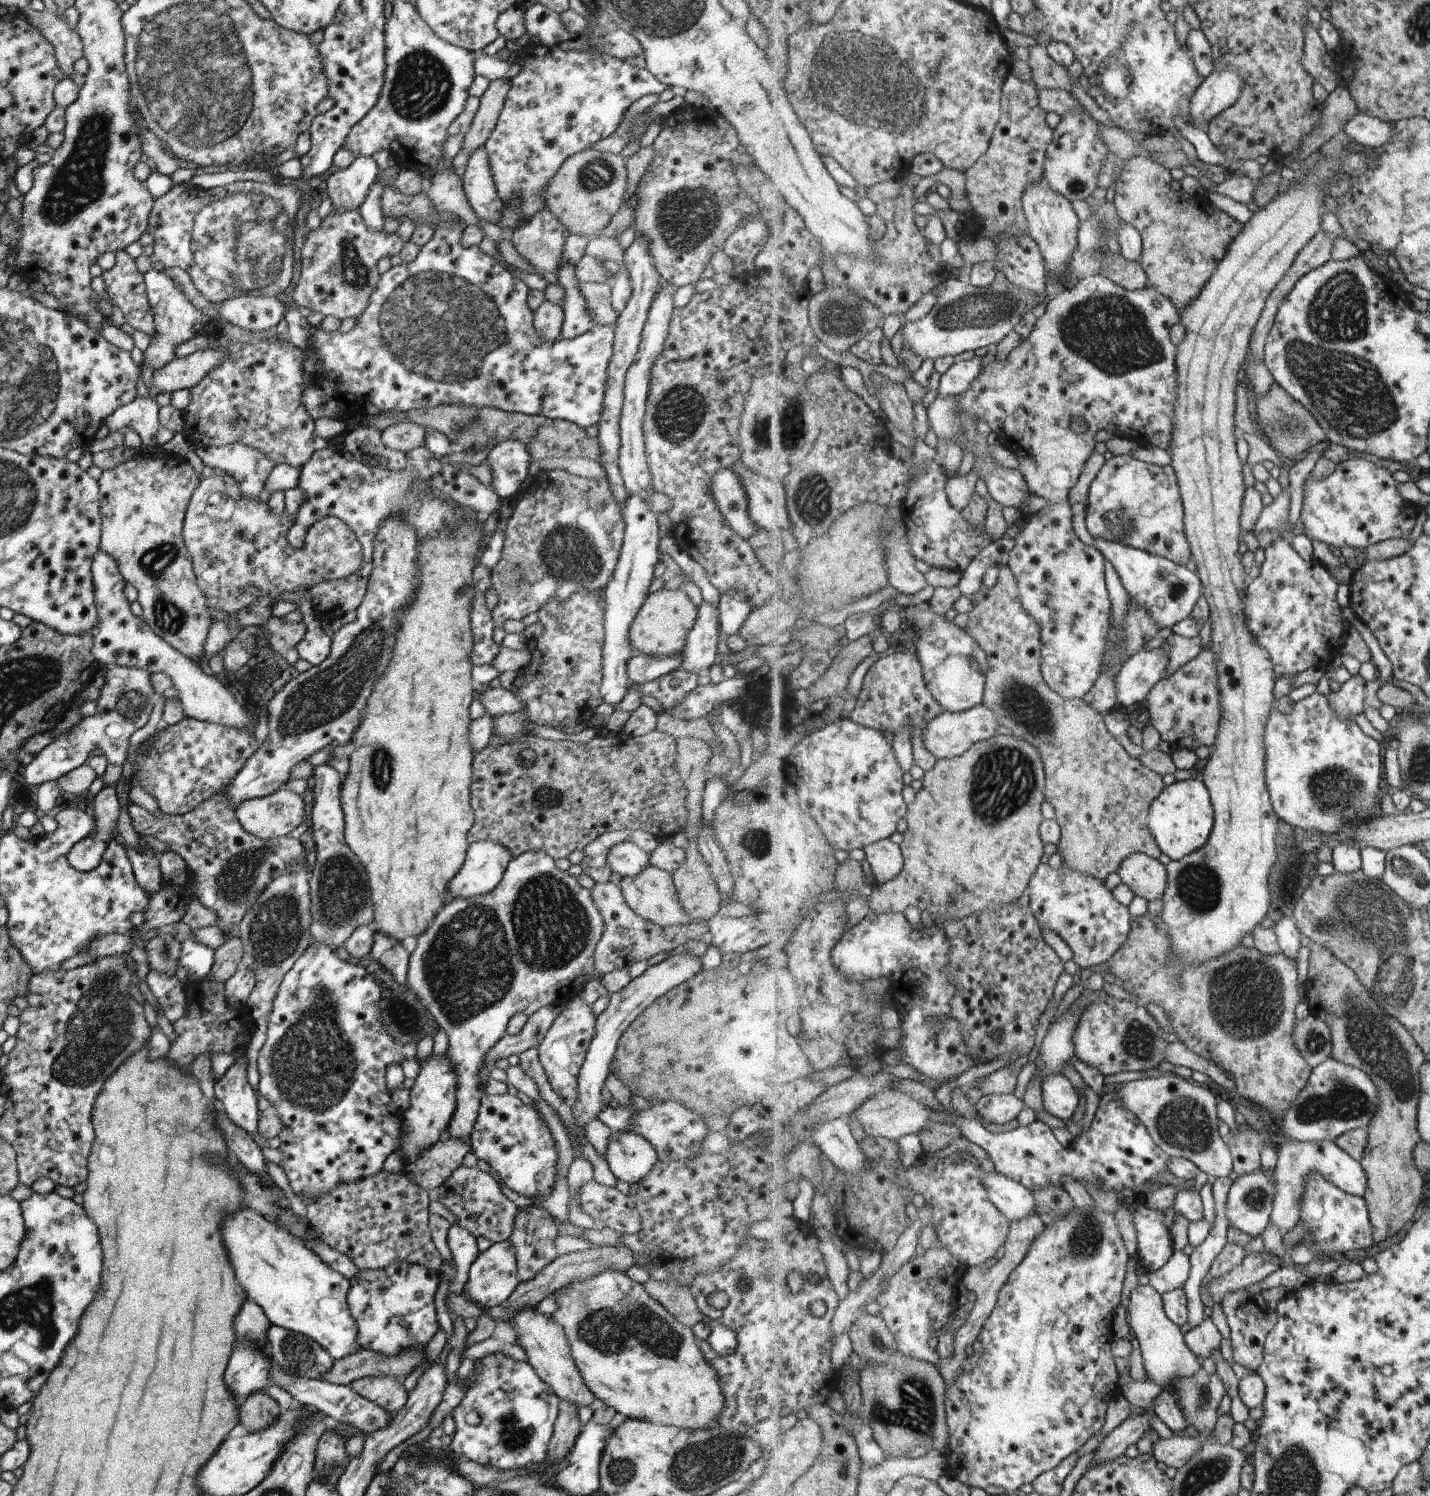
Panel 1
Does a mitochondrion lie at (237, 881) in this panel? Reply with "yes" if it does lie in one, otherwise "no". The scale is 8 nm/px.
yes

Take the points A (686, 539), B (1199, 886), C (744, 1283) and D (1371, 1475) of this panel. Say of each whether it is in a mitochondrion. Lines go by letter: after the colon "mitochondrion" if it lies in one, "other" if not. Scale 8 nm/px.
A: other
B: mitochondrion
C: other
D: other

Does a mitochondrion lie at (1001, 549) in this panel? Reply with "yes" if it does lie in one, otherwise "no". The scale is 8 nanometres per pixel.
no

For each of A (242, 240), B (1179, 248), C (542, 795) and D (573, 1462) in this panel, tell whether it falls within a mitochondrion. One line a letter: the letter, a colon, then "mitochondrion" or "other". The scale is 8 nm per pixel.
A: mitochondrion
B: mitochondrion
C: mitochondrion
D: other

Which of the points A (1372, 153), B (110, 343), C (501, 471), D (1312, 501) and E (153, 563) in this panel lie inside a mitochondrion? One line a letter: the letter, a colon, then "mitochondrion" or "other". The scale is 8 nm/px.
A: other
B: other
C: other
D: other
E: mitochondrion

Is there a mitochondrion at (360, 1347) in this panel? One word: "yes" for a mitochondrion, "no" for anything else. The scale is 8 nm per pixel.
no

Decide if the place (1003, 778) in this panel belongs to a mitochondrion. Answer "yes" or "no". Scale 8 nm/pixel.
yes

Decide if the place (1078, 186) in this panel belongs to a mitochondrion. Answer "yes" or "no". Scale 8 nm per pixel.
yes

